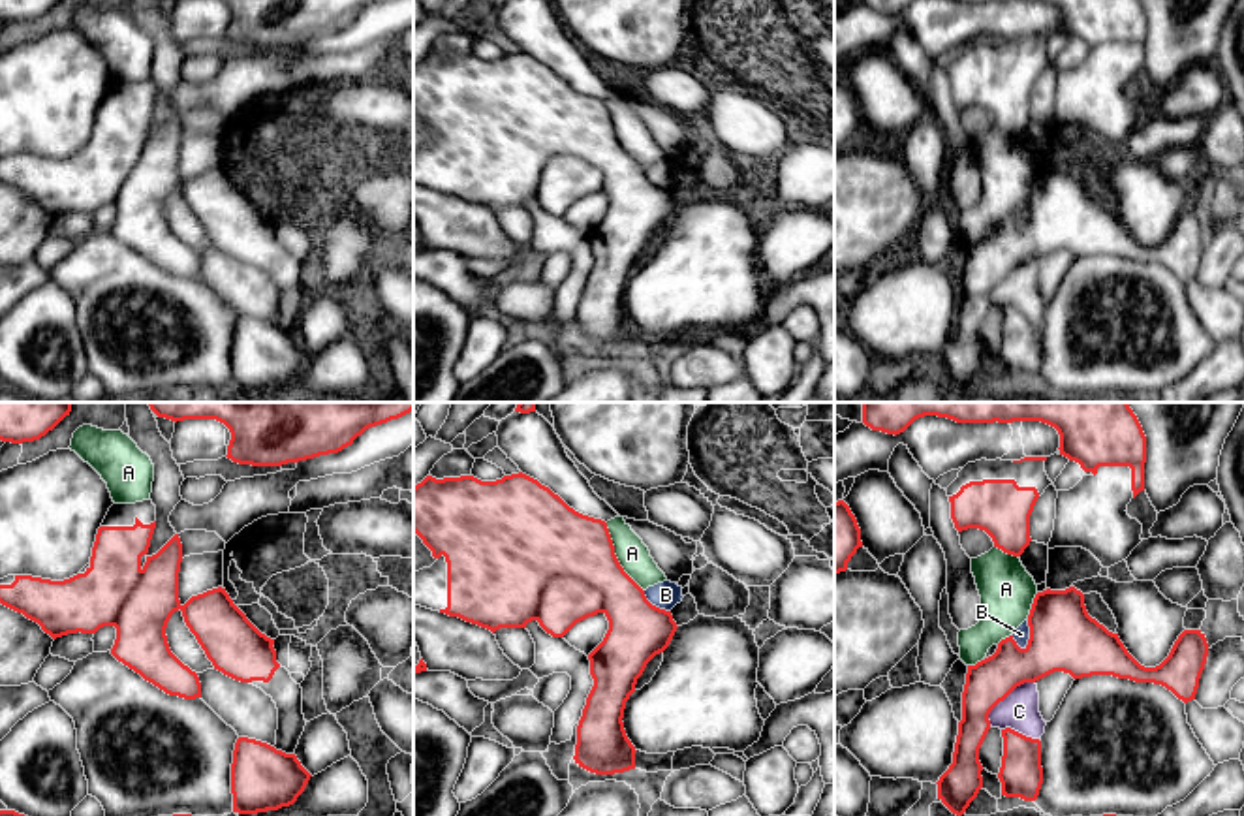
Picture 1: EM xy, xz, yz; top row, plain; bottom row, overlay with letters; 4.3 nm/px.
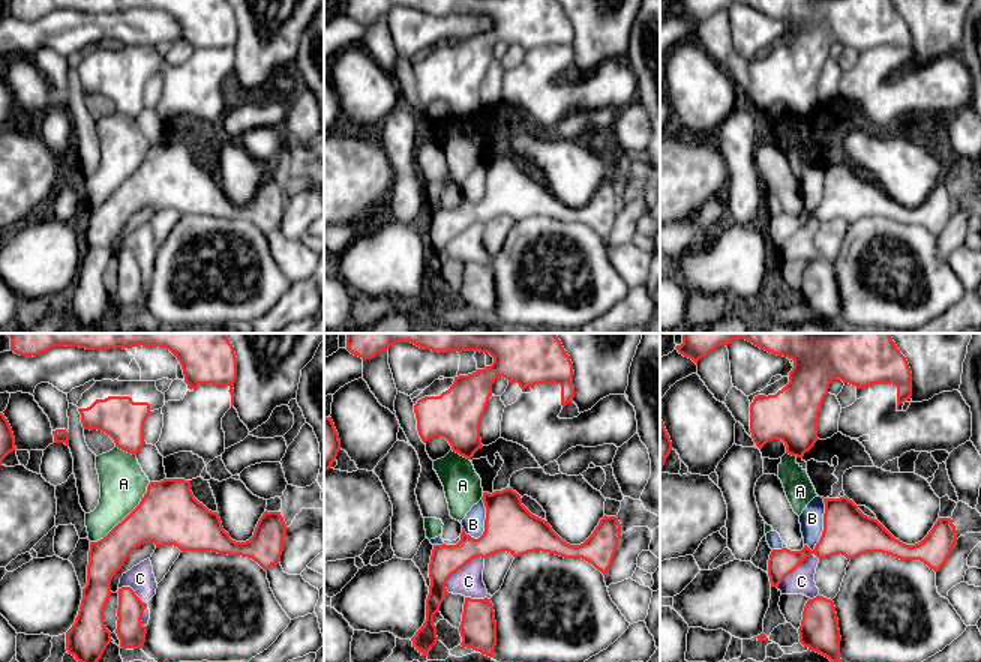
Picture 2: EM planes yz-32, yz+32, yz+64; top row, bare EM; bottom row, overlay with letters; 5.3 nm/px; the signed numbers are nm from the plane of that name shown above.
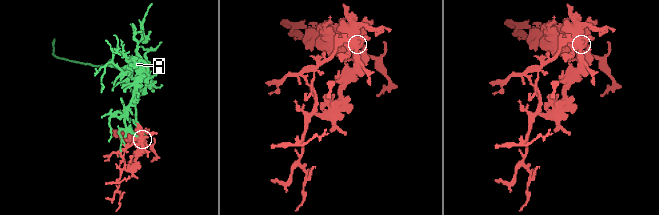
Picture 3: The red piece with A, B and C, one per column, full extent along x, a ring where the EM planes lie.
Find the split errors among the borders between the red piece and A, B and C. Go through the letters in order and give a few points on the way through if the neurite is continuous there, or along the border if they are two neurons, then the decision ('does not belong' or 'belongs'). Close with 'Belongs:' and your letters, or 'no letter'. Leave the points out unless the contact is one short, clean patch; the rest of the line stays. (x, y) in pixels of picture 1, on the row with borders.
A: does not belong
B: along yz (1028, 619), (1028, 642), (1021, 649) | does not belong
C: does not belong
Belongs: no letter

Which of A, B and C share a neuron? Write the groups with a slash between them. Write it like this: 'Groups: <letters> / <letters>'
Groups: A / B C

